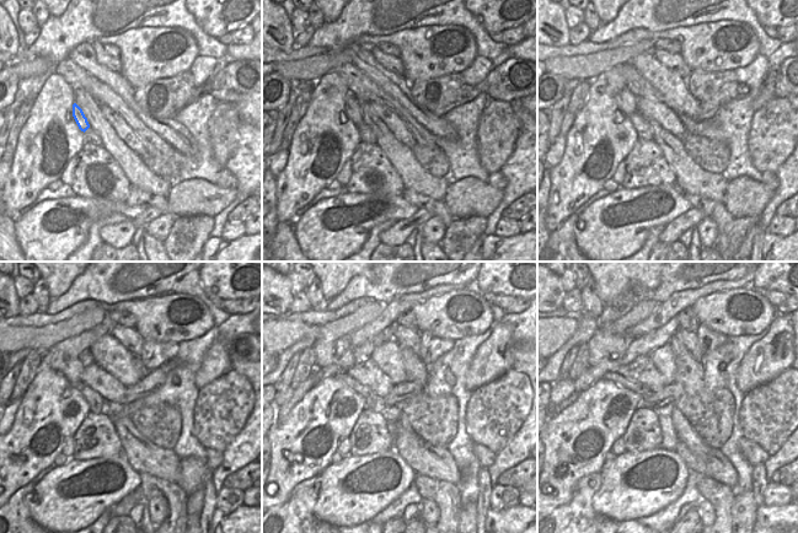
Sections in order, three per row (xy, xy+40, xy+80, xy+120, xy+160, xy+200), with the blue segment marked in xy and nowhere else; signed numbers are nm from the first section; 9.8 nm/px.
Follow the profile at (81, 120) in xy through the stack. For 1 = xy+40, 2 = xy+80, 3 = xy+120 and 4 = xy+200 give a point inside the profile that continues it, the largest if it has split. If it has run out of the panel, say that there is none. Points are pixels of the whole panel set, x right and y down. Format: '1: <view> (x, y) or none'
1: xy+40 (352, 106)
2: xy+80 (627, 102)
3: xy+120 (73, 369)
4: xy+200 (601, 344)

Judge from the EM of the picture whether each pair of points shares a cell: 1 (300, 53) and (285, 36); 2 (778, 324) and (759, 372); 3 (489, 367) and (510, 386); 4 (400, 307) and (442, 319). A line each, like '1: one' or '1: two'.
1: two
2: one
3: two
4: two

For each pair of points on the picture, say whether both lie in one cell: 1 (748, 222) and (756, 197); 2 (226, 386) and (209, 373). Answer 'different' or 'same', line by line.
1: different
2: different

